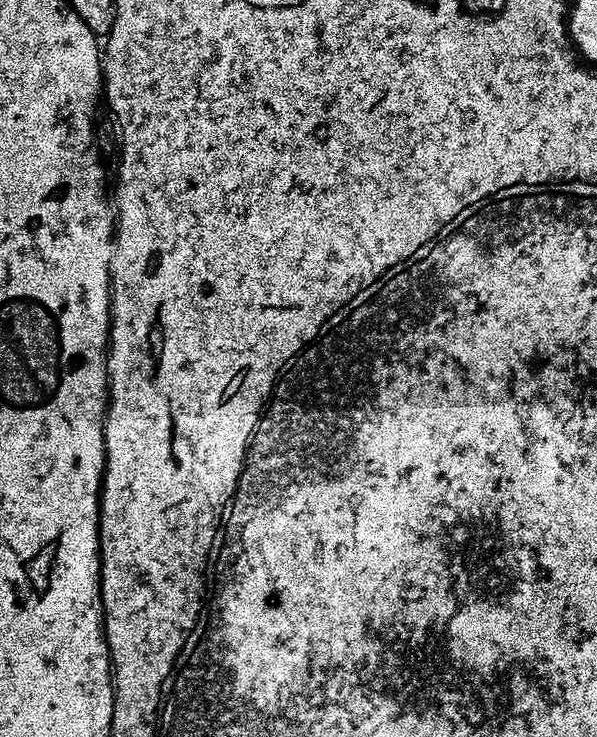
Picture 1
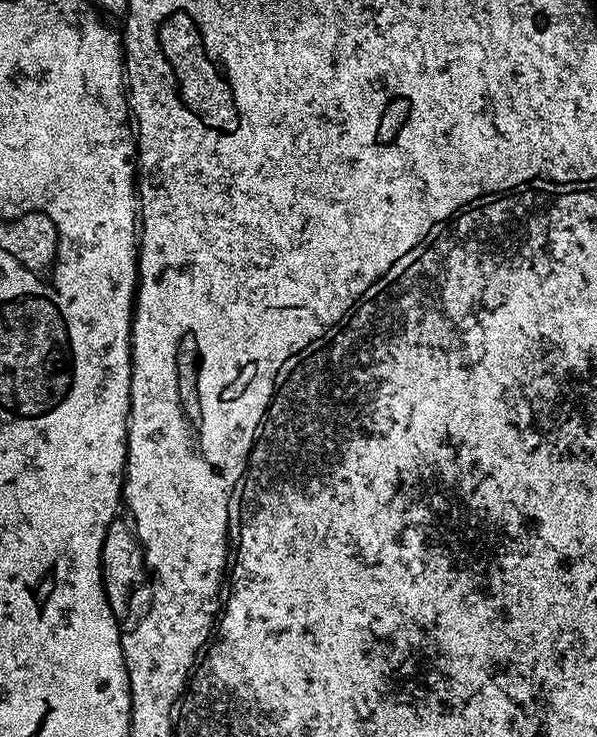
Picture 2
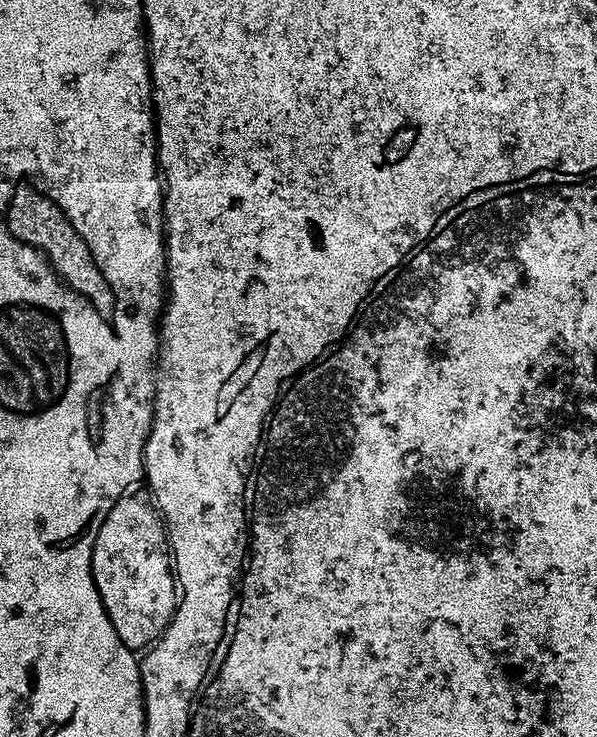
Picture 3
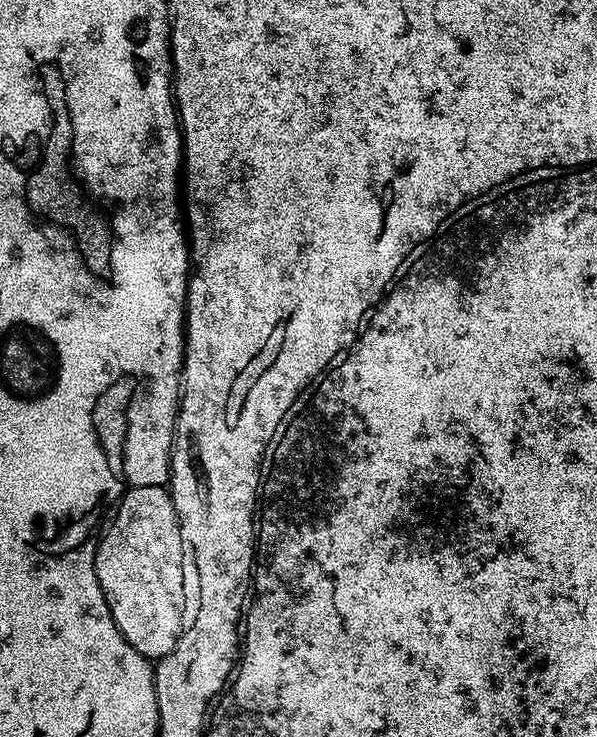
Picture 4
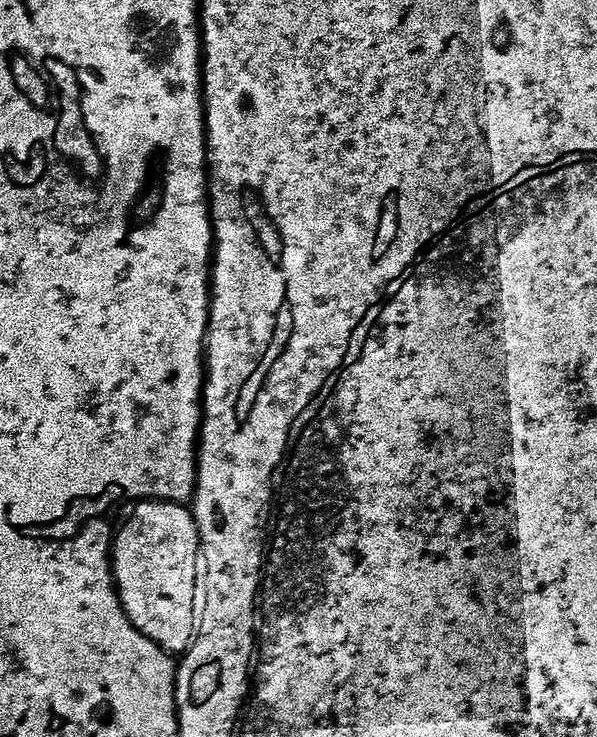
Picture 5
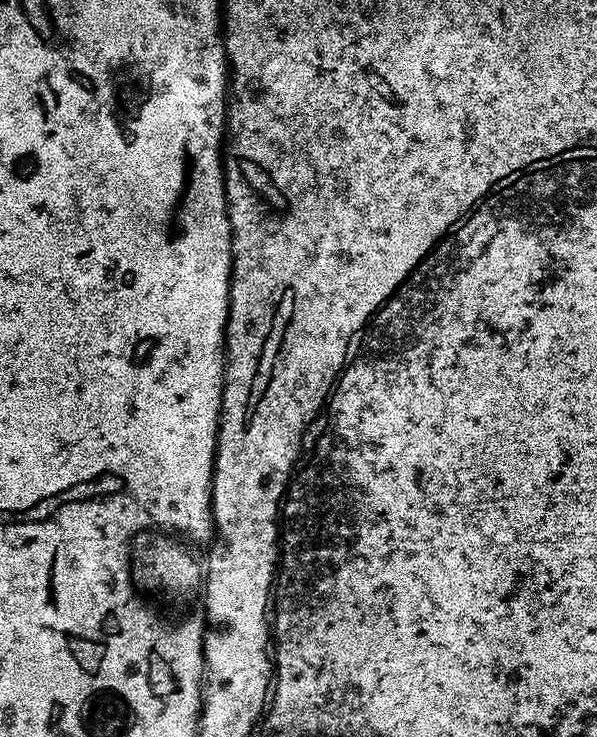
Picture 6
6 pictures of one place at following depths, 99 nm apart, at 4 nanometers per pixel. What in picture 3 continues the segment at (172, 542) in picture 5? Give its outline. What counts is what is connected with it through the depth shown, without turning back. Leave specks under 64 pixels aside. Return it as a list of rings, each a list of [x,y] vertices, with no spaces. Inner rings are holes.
[[[125,494],[118,502],[114,502],[110,514],[106,514],[98,530],[92,551],[92,577],[118,638],[122,638],[127,648],[144,650],[155,644],[172,623],[172,615],[176,613],[178,603],[178,585],[174,564],[170,559],[166,525],[159,511],[147,499],[144,501],[142,497],[132,495]]]

